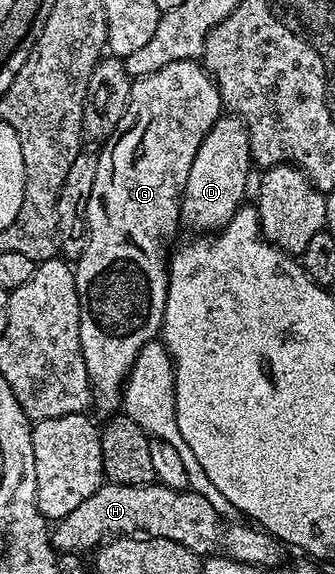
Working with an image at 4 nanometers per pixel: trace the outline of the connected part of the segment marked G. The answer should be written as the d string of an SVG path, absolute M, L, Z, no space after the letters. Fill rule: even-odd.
M197 60L171 62L167 66L163 66L163 70L155 70L151 74L139 76L133 80L133 89L129 95L129 105L125 114L128 118L121 120L117 129L113 131L113 135L104 141L102 148L105 149L96 153L95 183L91 185L91 198L87 198L87 210L85 211L85 225L89 228L89 237L83 254L76 257L73 274L79 294L79 346L83 350L83 360L87 362L89 386L93 390L92 407L105 412L104 414L116 413L122 407L123 389L126 380L129 379L129 371L133 368L135 358L139 358L139 352L143 350L143 346L147 346L147 342L158 339L161 323L165 317L169 290L169 265L167 251L165 252L165 240L171 239L181 224L181 198L185 194L187 174L191 174L191 162L195 162L195 154L199 154L199 146L203 142L203 138L207 138L211 126L215 126L215 122L223 114L221 92L204 63Z

